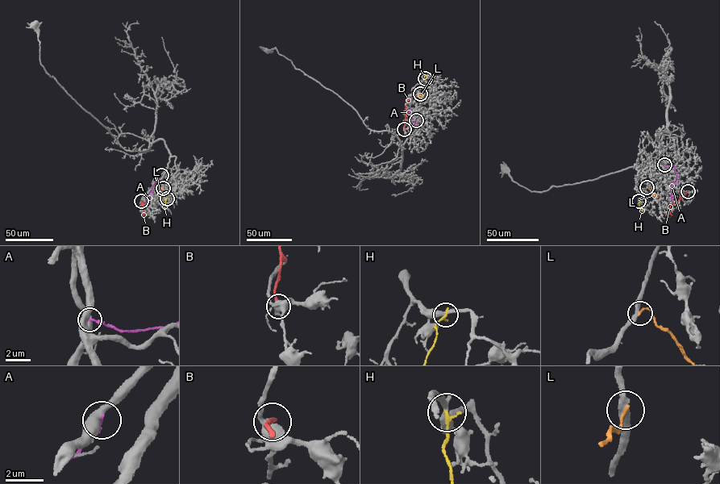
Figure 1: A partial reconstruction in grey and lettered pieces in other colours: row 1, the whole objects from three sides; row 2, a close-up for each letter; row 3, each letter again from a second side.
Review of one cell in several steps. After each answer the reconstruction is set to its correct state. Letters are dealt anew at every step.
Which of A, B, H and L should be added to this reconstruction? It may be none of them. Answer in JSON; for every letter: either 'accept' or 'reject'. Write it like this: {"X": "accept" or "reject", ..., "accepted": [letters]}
{"A": "reject", "B": "reject", "H": "reject", "L": "accept", "accepted": ["L"]}

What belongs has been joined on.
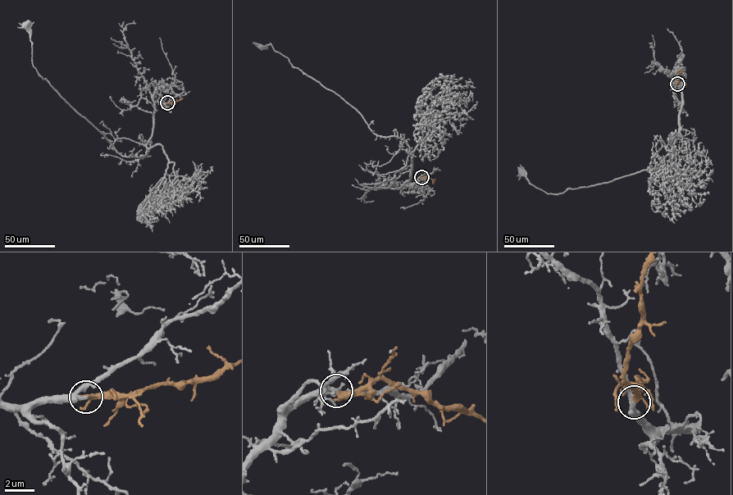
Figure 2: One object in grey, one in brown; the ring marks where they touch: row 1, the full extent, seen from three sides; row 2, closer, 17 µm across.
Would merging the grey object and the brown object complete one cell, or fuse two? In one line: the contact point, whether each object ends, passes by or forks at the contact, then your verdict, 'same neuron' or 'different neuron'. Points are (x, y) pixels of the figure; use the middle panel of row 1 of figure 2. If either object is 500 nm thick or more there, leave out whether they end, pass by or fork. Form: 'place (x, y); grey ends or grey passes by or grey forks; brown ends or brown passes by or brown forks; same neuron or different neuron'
place (421, 177); grey passes by; brown passes by; same neuron

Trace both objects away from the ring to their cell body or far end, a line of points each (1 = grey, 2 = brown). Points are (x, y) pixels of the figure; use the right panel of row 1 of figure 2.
1: (678, 84), (682, 85), (682, 146), (671, 165), (555, 194), (536, 188), (521, 171)
2: (678, 84), (680, 69)

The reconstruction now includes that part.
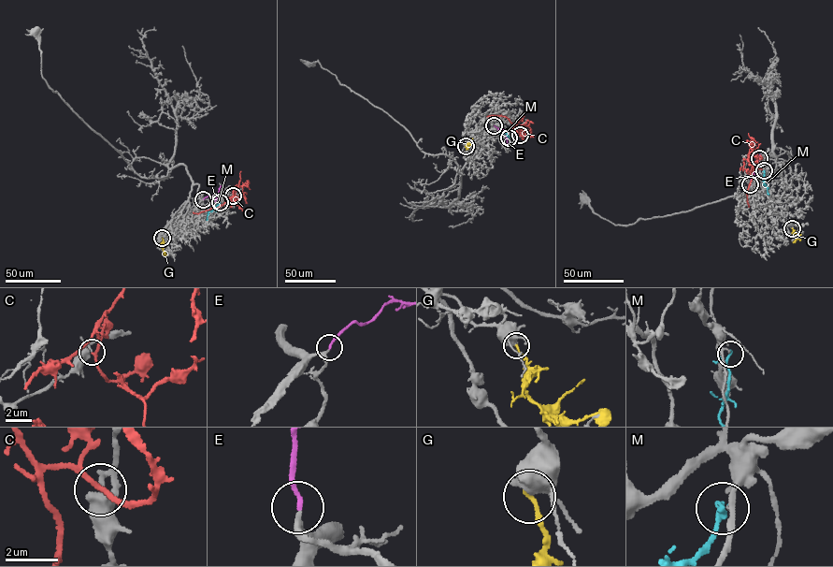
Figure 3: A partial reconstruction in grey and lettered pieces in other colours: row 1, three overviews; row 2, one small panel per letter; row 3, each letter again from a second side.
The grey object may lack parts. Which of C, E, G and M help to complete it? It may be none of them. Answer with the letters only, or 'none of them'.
E

